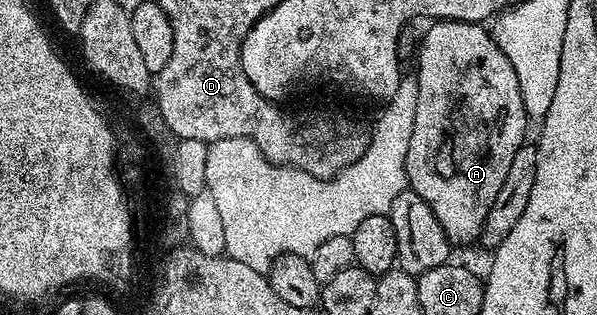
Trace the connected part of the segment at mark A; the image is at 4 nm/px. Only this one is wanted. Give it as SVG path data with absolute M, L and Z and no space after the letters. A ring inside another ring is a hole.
M437 21L434 23L437 24L426 33L425 40L421 43L421 56L417 59L415 129L411 133L411 145L405 151L403 166L405 166L405 175L409 178L408 190L415 192L419 197L423 197L423 201L427 201L431 205L435 217L443 225L443 231L450 244L473 242L476 244L480 240L481 231L485 227L487 215L491 213L491 209L499 197L499 189L503 189L503 181L507 181L507 169L511 169L511 160L514 159L515 153L526 142L525 121L527 122L527 114L520 87L519 71L514 60L505 55L494 36L488 30L487 32L484 31L486 28L482 24L458 23L456 21Z

